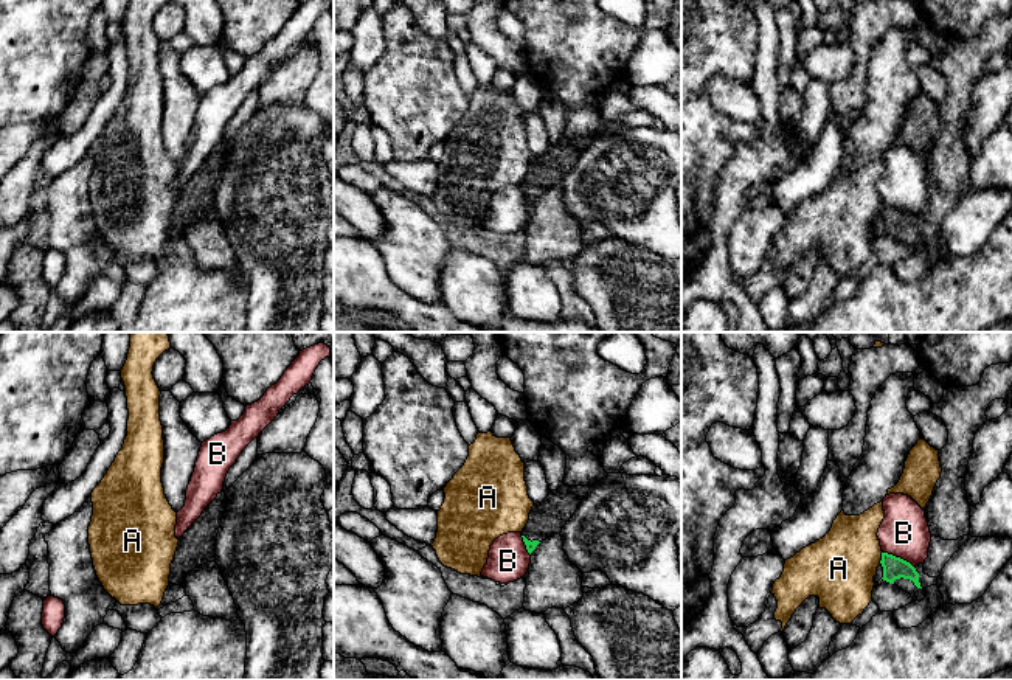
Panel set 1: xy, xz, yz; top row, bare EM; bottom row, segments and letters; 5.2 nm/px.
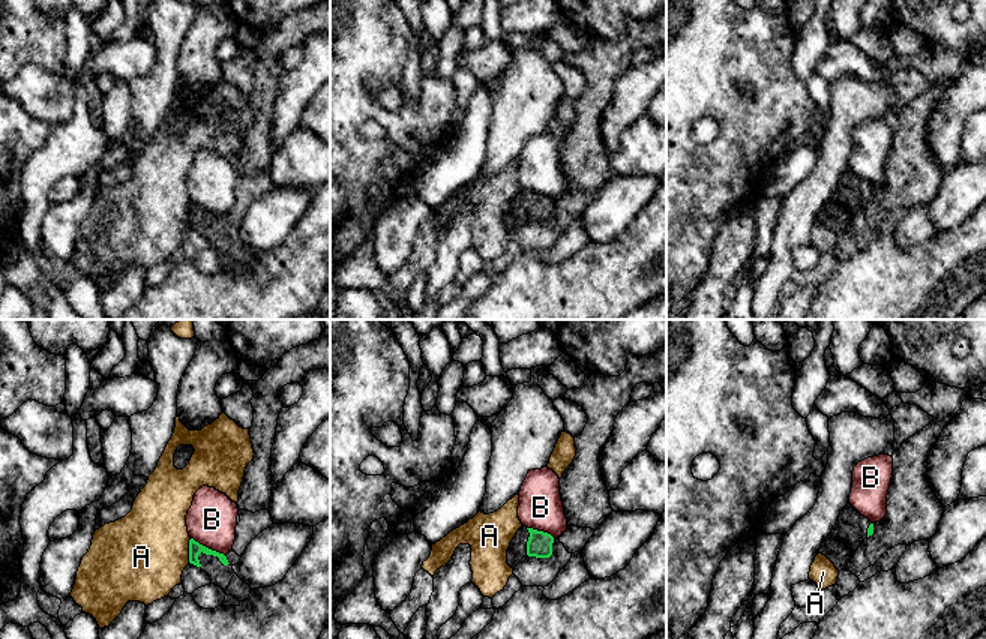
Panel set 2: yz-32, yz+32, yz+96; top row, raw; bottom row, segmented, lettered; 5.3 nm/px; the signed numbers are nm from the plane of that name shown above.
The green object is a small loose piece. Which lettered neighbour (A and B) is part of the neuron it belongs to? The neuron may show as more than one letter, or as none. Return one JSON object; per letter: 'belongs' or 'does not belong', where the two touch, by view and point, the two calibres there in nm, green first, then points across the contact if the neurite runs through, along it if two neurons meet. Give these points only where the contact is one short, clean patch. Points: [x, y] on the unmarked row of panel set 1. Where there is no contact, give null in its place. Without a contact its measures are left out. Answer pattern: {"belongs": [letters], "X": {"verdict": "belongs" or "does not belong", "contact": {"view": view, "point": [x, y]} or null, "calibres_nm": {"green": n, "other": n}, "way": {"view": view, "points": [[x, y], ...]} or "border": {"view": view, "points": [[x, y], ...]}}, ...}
{"belongs": [], "A": {"verdict": "does not belong", "contact": {"view": "yz", "point": [882, 210]}, "calibres_nm": {"green": 110, "other": 360}, "border": {"view": "yz", "points": [[882, 204], [879, 215]]}}, "B": {"verdict": "does not belong", "contact": {"view": "yz", "point": [899, 210]}, "calibres_nm": {"green": 110, "other": 260}, "border": {"view": "yz", "points": [[883, 204], [905, 211], [913, 219]]}}}

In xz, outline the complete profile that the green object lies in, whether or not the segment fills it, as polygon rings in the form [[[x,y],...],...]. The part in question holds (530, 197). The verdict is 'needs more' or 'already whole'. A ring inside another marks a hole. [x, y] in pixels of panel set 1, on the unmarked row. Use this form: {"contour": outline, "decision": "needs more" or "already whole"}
{"contour": [[[562,137],[557,143],[549,143],[542,155],[532,158],[522,183],[529,206],[542,193],[562,185],[588,143],[588,138]]], "decision": "needs more"}

